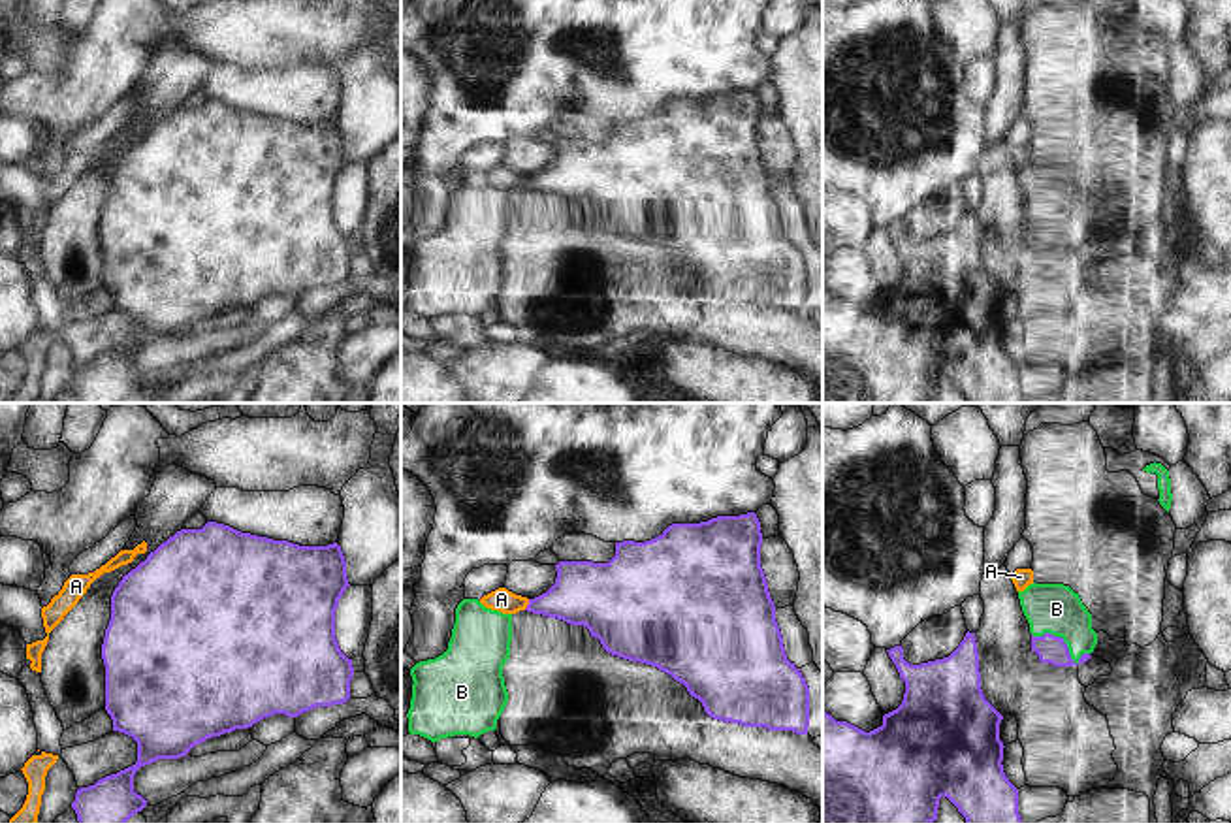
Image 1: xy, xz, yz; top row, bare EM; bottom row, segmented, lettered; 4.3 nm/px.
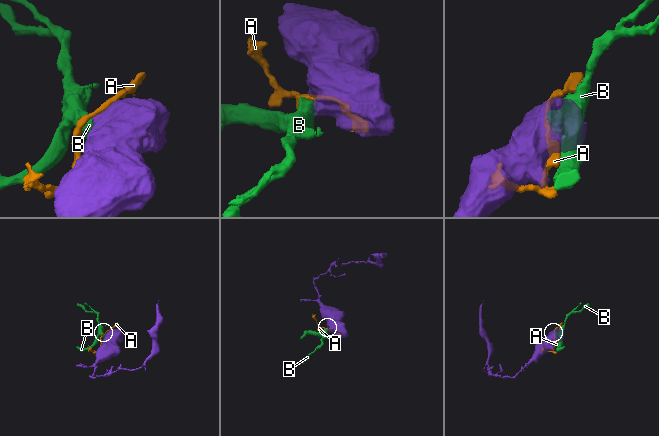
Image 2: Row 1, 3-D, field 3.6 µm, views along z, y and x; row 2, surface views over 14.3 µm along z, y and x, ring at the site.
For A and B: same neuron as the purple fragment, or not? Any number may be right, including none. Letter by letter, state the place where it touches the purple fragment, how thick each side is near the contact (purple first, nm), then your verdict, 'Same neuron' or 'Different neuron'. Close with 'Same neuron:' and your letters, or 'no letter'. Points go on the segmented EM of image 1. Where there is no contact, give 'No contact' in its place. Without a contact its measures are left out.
A: Touches purple at xz (527, 605). Thickness 280 nm (purple) against 100 nm. Different neuron
B: Touches purple at yz (1064, 643). Thickness 120 nm (purple) against 220 nm. Same neuron
Same neuron: B

